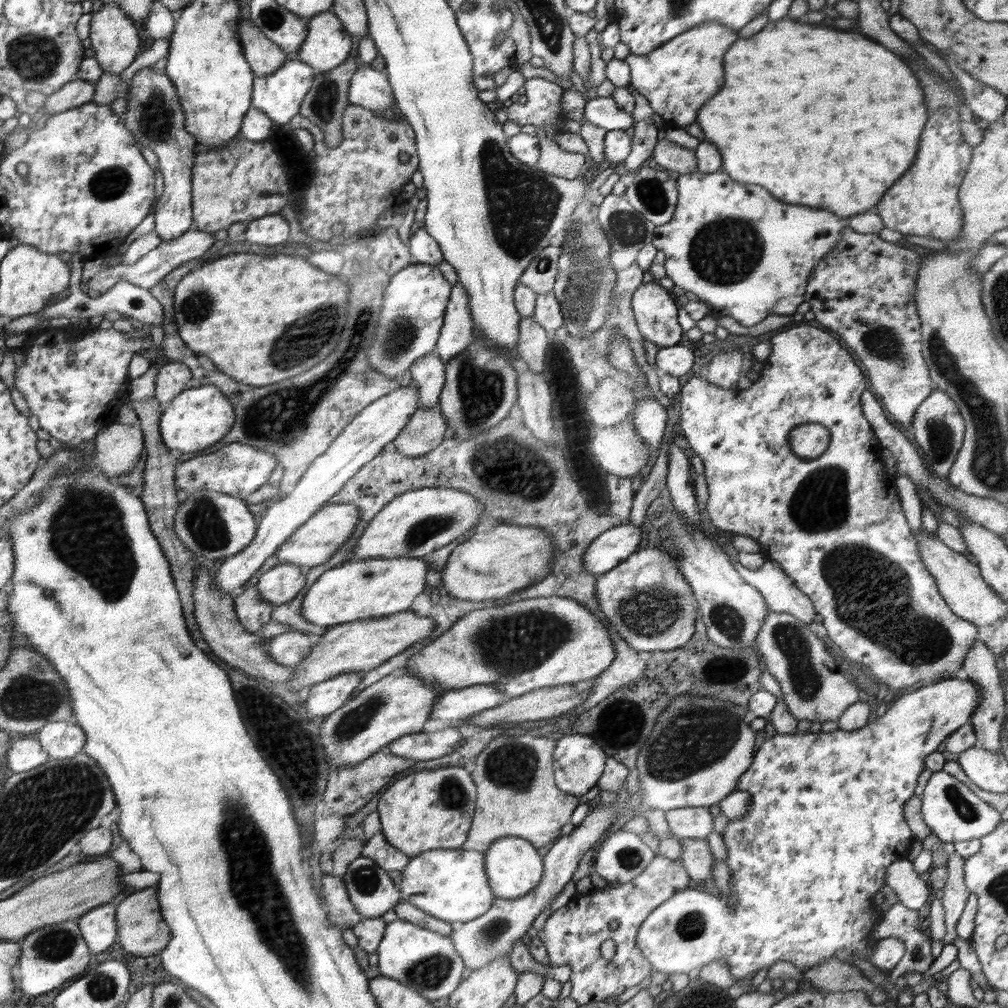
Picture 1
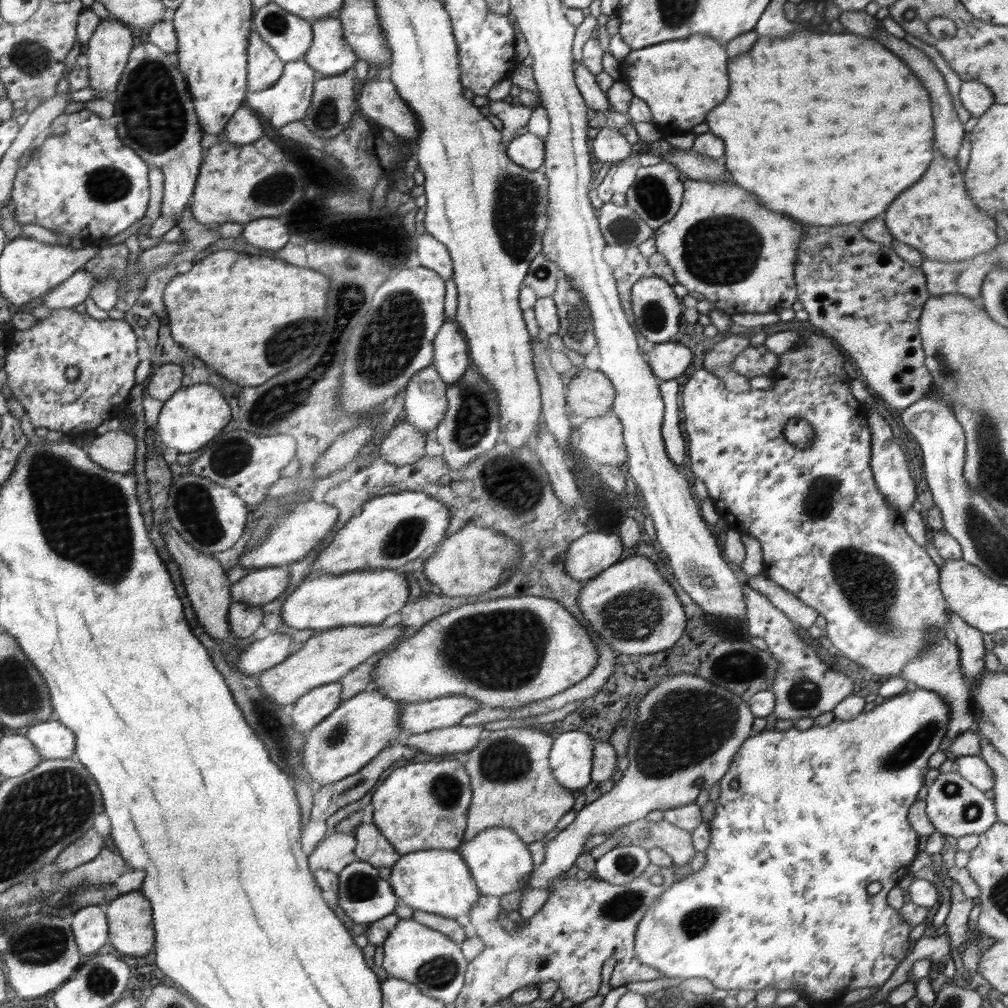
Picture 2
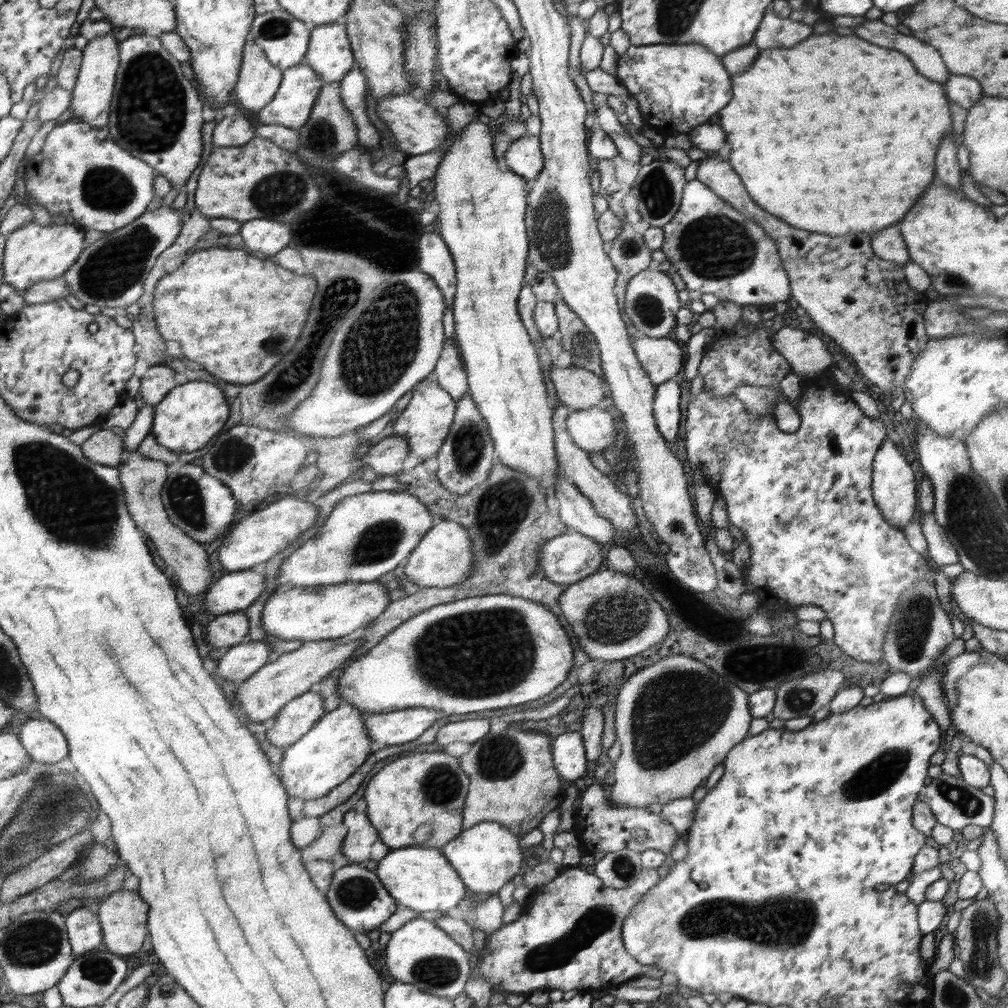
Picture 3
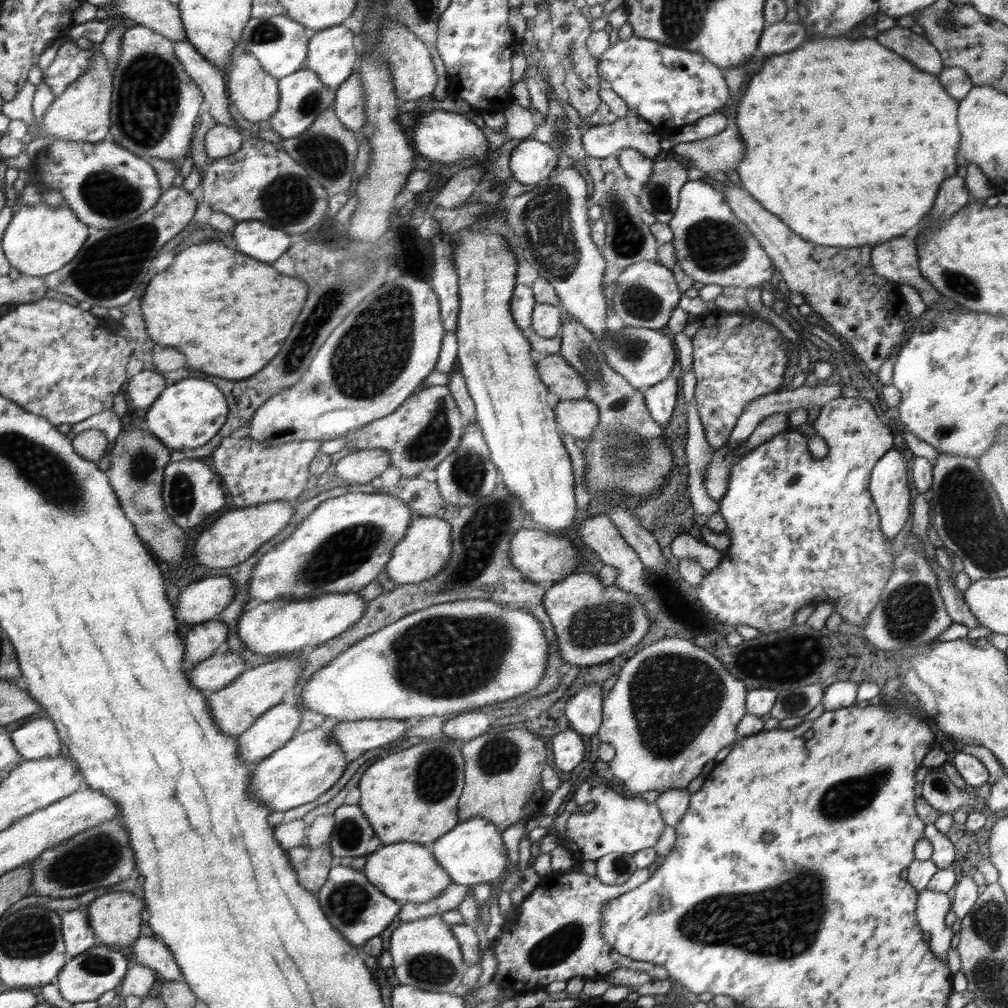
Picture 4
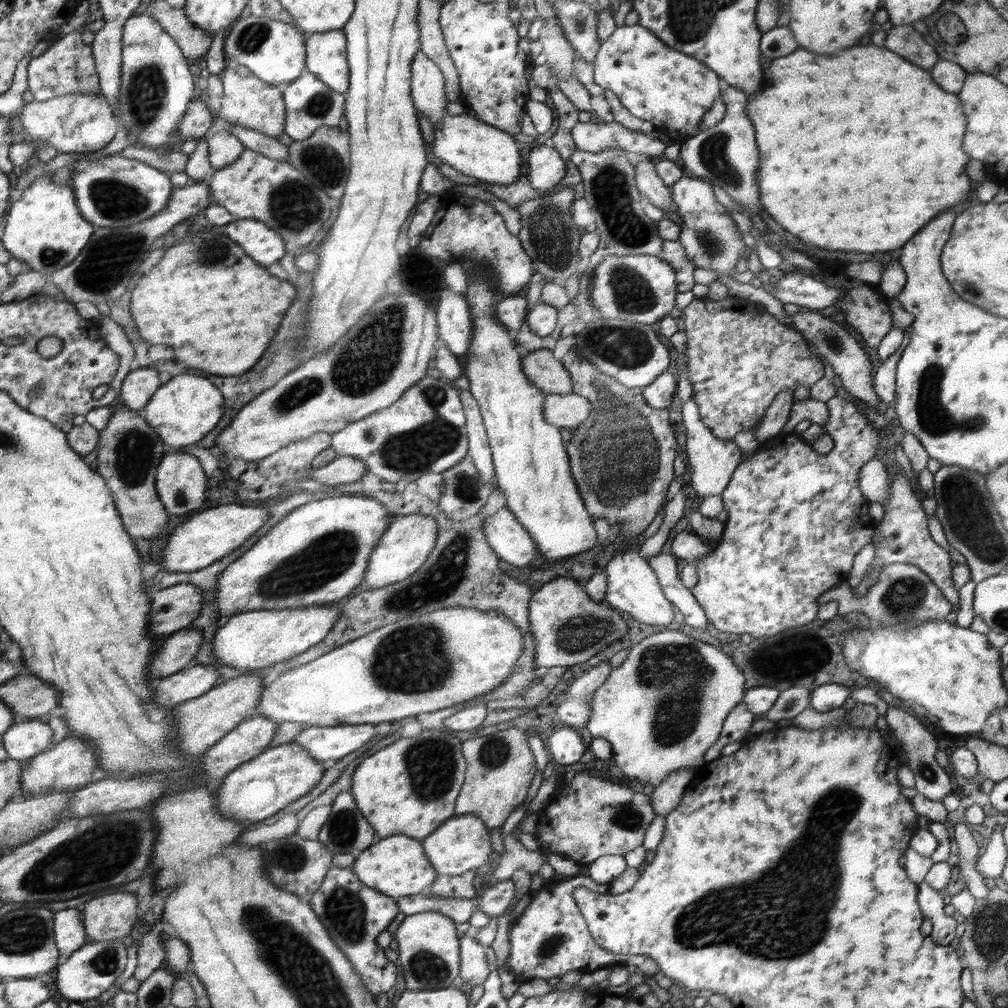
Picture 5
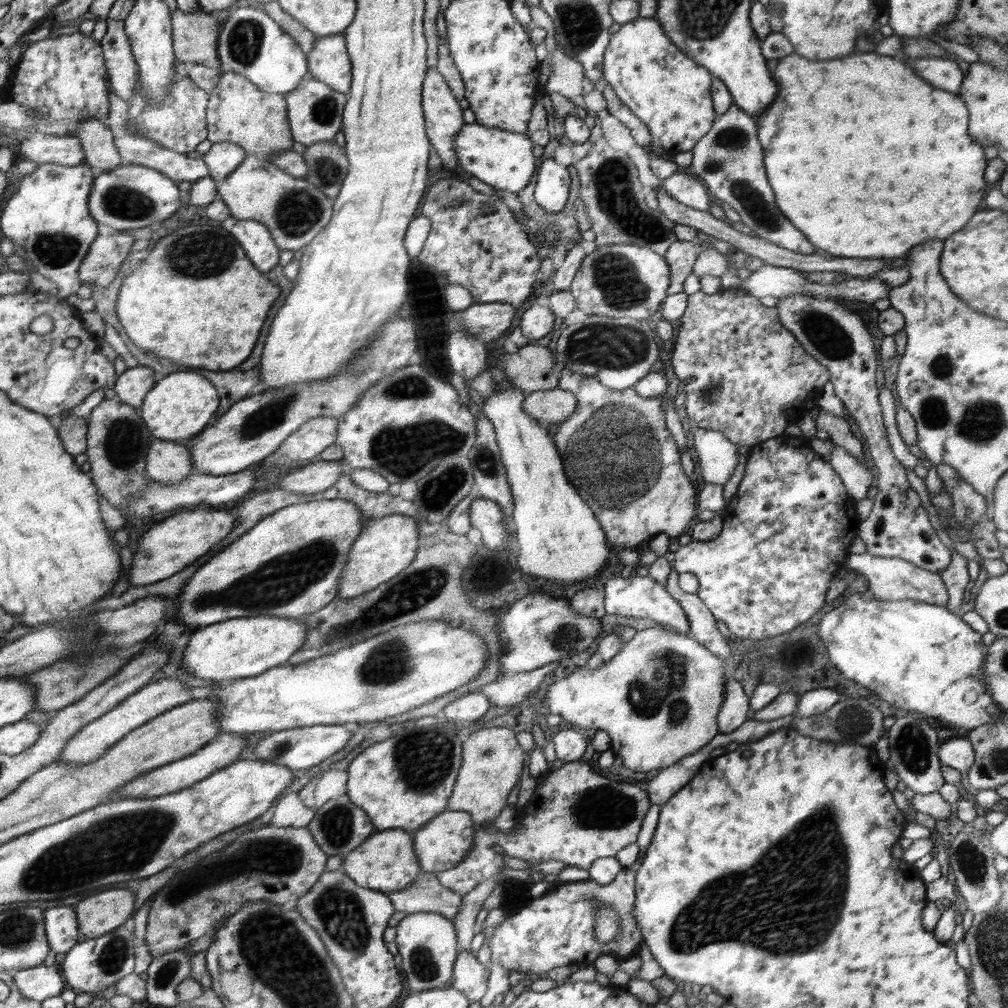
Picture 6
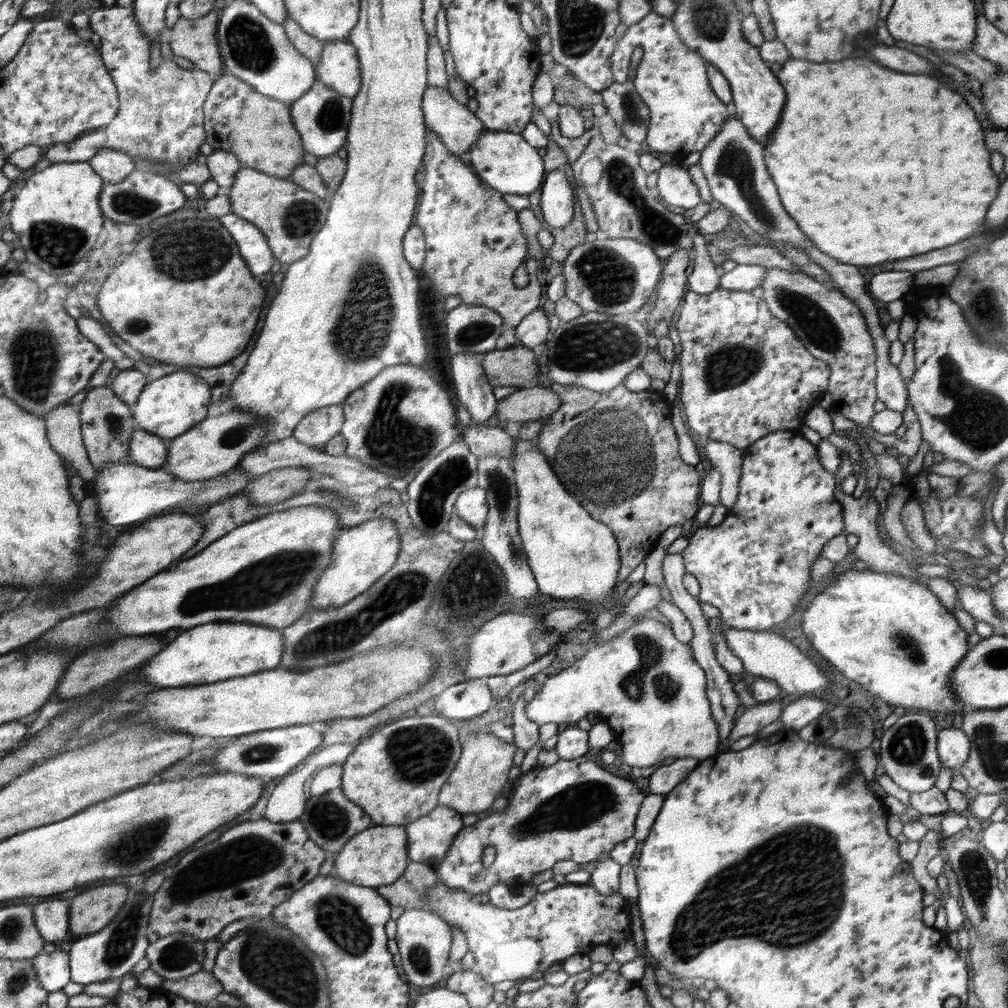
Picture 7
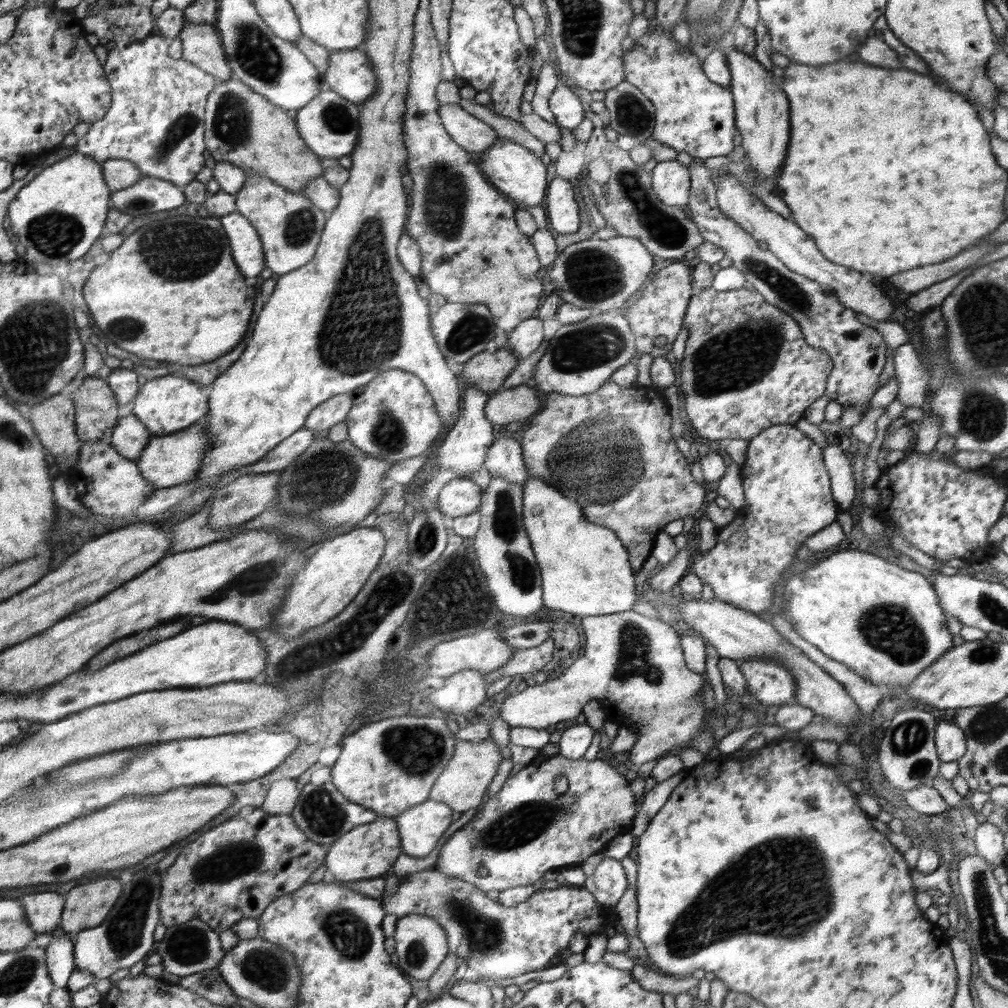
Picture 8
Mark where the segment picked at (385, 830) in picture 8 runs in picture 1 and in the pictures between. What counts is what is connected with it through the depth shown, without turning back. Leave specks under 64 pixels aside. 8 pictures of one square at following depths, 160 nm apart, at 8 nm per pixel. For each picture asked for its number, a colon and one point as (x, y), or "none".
1: (451, 884)
2: (437, 880)
3: (422, 878)
4: (406, 871)
5: (398, 865)
6: (386, 861)
7: (375, 857)

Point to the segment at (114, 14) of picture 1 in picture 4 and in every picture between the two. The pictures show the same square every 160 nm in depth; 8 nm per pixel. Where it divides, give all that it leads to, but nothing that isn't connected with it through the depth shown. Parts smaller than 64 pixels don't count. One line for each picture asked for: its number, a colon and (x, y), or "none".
2: (109, 47)
3: (91, 102)
4: (83, 112)

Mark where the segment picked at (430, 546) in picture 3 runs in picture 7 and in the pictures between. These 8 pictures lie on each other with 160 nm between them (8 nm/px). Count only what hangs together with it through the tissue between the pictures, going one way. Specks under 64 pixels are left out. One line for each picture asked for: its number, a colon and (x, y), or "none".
4: (423, 552)
5: (404, 548)
6: (387, 545)
7: (363, 554)

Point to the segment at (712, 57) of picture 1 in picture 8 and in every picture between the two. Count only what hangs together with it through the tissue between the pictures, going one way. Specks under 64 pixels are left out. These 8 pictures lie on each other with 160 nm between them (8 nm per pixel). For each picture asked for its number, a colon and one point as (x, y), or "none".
2: (681, 80)
3: (678, 87)
4: (670, 88)
5: (672, 90)
6: (669, 90)
7: (685, 114)
8: (694, 115)

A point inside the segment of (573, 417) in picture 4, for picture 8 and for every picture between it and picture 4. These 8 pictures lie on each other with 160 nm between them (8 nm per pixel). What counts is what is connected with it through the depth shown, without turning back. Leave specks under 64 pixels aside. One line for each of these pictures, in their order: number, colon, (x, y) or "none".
5: (567, 411)
6: (553, 406)
7: (530, 404)
8: (505, 406)

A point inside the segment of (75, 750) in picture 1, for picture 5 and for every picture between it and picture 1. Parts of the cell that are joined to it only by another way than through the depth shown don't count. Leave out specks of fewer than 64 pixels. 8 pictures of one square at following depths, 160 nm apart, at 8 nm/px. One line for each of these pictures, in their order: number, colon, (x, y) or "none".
2: (52, 740)
3: (43, 741)
4: (37, 739)
5: (23, 741)

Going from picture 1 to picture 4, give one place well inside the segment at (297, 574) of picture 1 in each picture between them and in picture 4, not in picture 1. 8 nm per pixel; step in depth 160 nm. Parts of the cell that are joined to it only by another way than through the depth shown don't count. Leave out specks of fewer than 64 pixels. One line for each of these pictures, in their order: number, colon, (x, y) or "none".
2: (261, 586)
3: (237, 590)
4: (206, 598)

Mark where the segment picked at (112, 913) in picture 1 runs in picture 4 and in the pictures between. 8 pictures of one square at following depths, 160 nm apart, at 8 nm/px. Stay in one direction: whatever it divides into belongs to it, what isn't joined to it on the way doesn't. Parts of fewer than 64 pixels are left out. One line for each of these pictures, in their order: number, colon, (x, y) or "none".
2: (91, 924)
3: (85, 932)
4: (79, 936)

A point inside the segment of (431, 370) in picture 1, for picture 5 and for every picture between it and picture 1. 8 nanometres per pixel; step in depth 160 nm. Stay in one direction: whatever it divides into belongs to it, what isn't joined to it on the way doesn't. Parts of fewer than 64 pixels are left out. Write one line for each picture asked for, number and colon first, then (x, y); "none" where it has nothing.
2: (426, 400)
3: (425, 423)
4: (425, 429)
5: (424, 431)

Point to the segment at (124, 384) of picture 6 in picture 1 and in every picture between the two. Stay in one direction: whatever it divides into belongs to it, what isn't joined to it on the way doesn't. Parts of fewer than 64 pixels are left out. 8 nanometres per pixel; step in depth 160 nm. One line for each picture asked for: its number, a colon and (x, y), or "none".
1: (172, 377)
2: (164, 381)
3: (158, 381)
4: (145, 388)
5: (138, 388)

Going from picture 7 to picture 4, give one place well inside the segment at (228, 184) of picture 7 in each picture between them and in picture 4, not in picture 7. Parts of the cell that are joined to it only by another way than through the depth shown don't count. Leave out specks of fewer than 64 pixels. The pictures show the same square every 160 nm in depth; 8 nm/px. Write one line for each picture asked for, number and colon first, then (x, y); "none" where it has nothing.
4: (221, 140)
5: (224, 148)
6: (222, 158)

